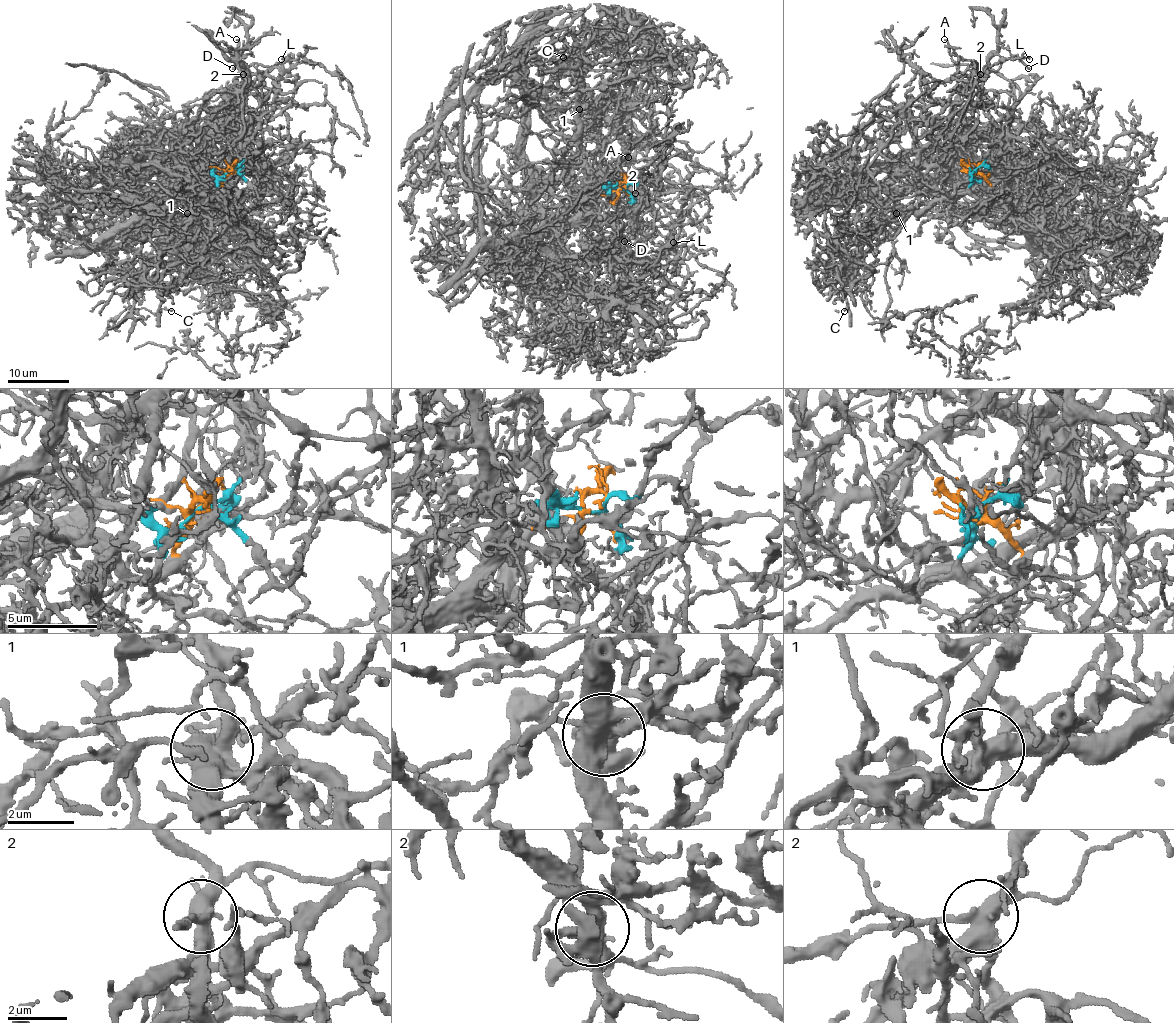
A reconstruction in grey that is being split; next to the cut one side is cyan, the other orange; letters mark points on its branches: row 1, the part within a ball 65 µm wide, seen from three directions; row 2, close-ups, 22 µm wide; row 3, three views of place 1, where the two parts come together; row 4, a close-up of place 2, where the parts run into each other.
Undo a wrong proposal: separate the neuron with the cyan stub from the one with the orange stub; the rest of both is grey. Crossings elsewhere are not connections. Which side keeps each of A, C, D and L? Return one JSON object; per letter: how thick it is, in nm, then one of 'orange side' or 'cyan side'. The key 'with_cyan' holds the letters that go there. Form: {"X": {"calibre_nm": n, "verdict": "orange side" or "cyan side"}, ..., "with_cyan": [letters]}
{"A": {"calibre_nm": 120, "verdict": "orange side"}, "C": {"calibre_nm": 120, "verdict": "orange side"}, "D": {"calibre_nm": 150, "verdict": "orange side"}, "L": {"calibre_nm": 130, "verdict": "orange side"}, "with_cyan": []}

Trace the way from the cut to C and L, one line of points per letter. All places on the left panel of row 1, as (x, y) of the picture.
C: (229, 170), (219, 187), (207, 193), (201, 188), (187, 212), (187, 252), (161, 279), (159, 307), (172, 310)
L: (229, 170), (209, 193), (192, 176), (243, 73), (292, 58), (281, 59)

